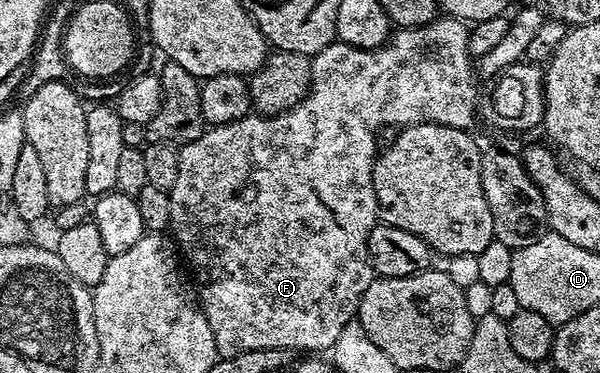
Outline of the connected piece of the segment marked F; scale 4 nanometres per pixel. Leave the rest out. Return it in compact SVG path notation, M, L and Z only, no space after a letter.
M439 16L434 22L401 28L390 33L388 42L383 46L376 46L374 50L355 48L351 44L335 40L318 54L312 55L309 94L302 102L282 114L266 116L251 112L238 122L208 127L194 142L180 147L179 177L175 180L175 188L169 190L171 220L168 233L195 279L201 311L207 316L207 324L211 324L220 357L235 357L236 354L251 352L253 349L270 352L328 351L335 344L335 340L339 340L339 332L343 332L345 325L357 318L363 292L367 292L375 277L373 263L369 260L369 237L373 227L379 222L373 187L373 163L379 153L377 129L380 126L404 128L420 122L434 122L440 126L467 131L474 129L473 121L479 118L479 94L477 98L478 79L475 77L474 59L469 57L469 32L470 27L460 18Z

